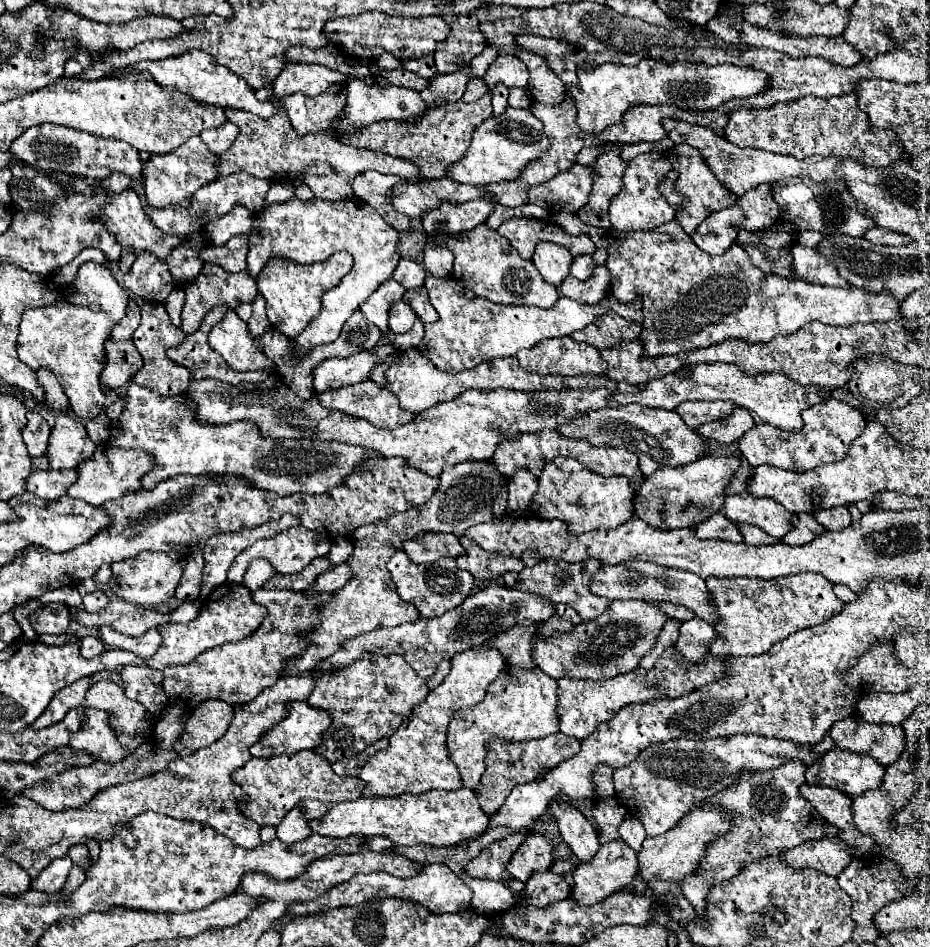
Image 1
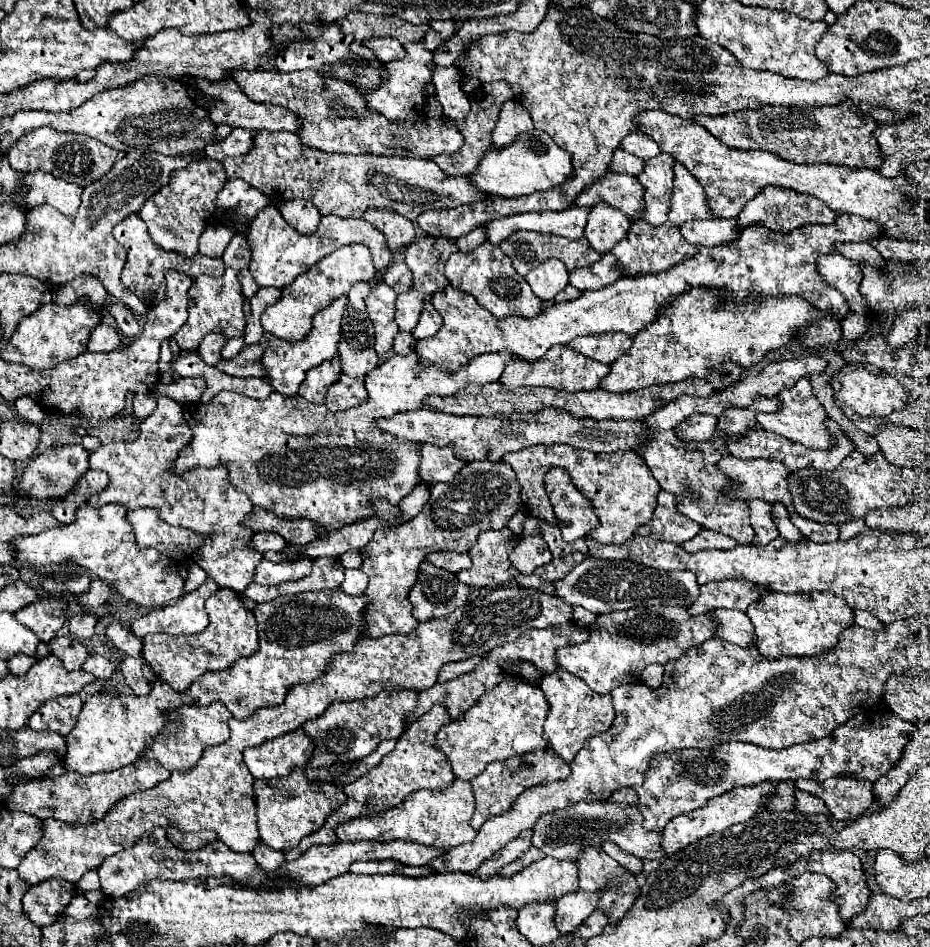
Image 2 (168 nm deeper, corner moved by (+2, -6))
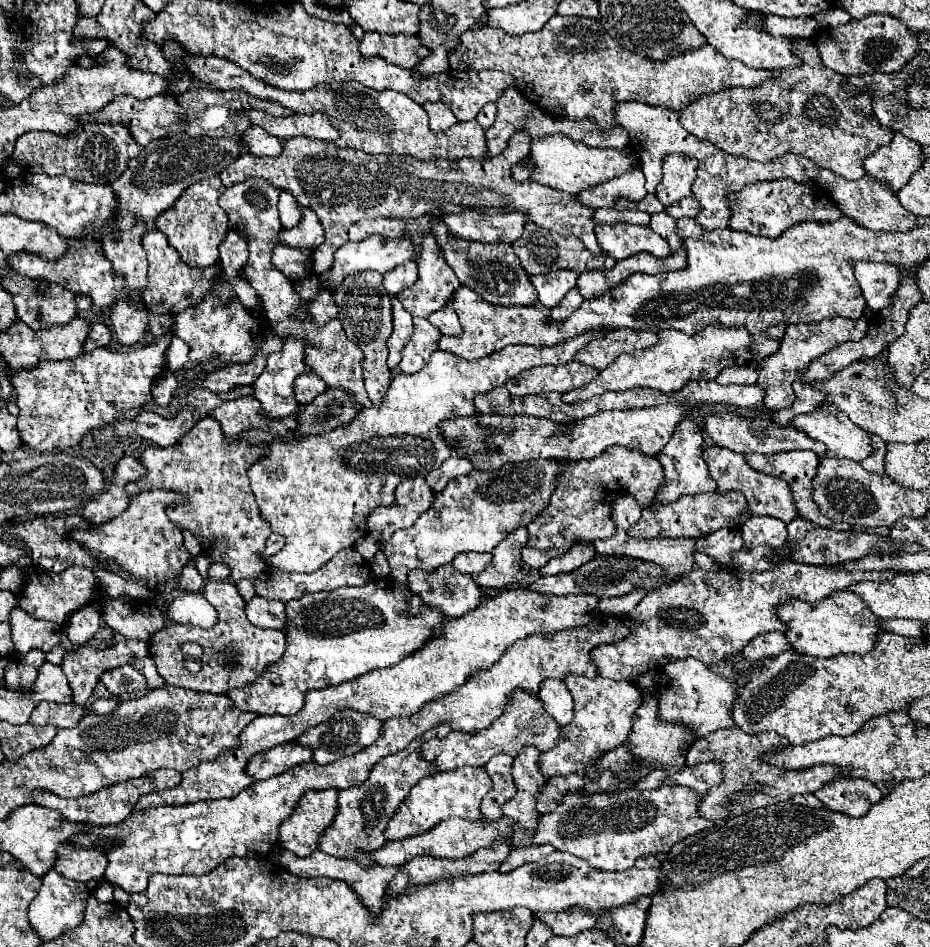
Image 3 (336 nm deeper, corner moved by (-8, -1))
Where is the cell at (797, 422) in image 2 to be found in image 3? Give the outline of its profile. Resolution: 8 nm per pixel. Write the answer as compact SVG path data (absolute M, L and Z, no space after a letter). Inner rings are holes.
M824 405L814 413L796 417L796 421L792 421L792 427L798 427L812 439L822 441L828 449L828 457L846 457L852 461L862 461L876 451L872 447L870 433L856 427L846 415L840 415L834 405Z

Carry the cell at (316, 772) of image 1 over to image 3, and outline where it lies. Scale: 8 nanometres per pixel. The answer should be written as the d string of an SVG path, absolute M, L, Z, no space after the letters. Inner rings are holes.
M308 791L294 813L280 825L280 847L308 857L318 849L320 835L338 813L338 791Z

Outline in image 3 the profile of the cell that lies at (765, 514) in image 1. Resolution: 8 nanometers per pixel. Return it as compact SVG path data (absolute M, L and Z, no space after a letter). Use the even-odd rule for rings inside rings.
M752 515L744 527L740 529L744 547L756 547L766 545L772 549L782 547L788 541L786 535L786 523L776 517L764 517L764 515Z

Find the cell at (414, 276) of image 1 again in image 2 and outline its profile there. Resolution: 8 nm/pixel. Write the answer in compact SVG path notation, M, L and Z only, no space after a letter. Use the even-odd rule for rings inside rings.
M404 262L392 264L392 266L386 268L384 282L390 284L398 294L410 292L410 288L412 288L412 272L410 272L410 268Z

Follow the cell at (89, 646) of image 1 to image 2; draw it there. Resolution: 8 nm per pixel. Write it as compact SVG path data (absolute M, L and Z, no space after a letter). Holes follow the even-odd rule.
M90 654L86 664L82 664L82 670L90 672L96 678L102 678L102 680L114 676L114 664L110 660L106 660L104 656L98 656L98 654Z

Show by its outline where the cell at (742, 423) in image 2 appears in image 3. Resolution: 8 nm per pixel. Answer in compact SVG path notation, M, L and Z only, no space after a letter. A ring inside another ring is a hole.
M832 317L832 319L822 319L818 323L798 323L798 325L788 325L786 335L780 341L780 349L764 357L762 361L756 363L758 371L758 383L766 389L764 397L764 411L778 411L792 407L794 403L794 391L792 391L792 381L798 377L800 371L804 371L814 359L826 355L834 347L846 341L860 341L868 331L868 319L846 319L846 317Z

